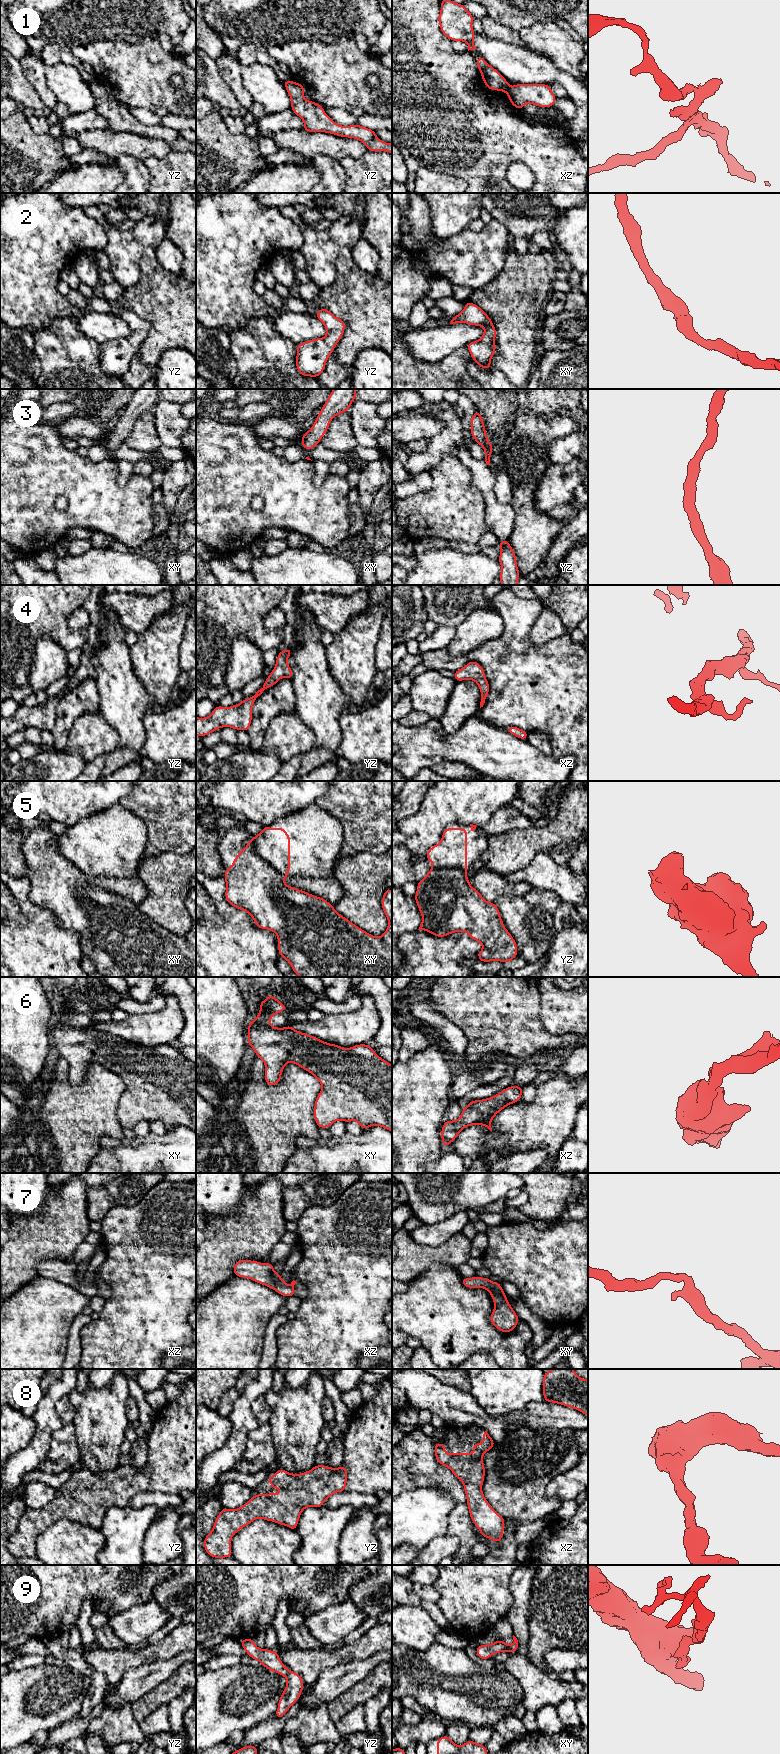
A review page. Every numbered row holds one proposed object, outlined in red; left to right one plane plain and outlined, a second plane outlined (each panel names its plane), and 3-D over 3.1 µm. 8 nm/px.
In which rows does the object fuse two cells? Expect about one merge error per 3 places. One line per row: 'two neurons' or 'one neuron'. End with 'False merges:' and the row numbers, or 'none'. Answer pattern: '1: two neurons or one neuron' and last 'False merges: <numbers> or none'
1: two neurons
2: one neuron
3: one neuron
4: one neuron
5: two neurons
6: one neuron
7: one neuron
8: one neuron
9: one neuron
False merges: 1, 5

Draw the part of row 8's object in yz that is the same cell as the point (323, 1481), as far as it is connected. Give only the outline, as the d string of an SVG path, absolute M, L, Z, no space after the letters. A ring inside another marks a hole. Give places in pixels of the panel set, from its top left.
M315 1465L299 1475L281 1468L276 1472L266 1479L270 1481L271 1488L280 1489L279 1494L255 1494L238 1509L222 1508L203 1542L209 1556L232 1557L232 1537L258 1518L296 1530L305 1508L319 1508L334 1493L345 1492L346 1489L348 1471L344 1466Z

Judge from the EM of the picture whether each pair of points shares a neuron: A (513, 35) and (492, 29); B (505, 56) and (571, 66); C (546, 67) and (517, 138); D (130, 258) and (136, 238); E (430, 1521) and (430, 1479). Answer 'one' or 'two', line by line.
A: one
B: two
C: two
D: one
E: two

